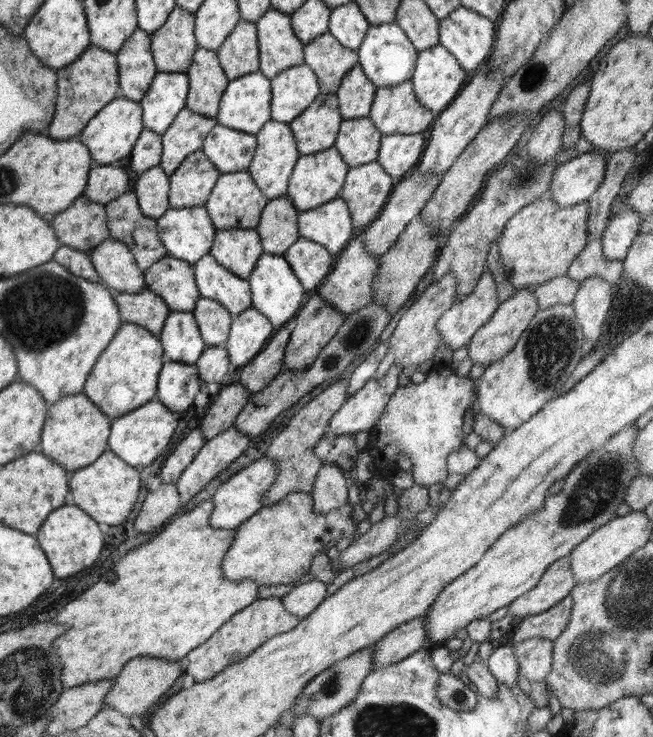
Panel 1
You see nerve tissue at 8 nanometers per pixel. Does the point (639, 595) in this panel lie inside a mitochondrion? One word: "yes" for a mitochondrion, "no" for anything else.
yes

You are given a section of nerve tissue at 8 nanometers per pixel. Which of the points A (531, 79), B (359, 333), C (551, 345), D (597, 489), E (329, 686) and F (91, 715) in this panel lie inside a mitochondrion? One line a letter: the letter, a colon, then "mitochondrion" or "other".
A: mitochondrion
B: mitochondrion
C: mitochondrion
D: mitochondrion
E: mitochondrion
F: other

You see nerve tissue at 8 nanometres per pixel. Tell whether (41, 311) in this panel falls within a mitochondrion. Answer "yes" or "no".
yes

